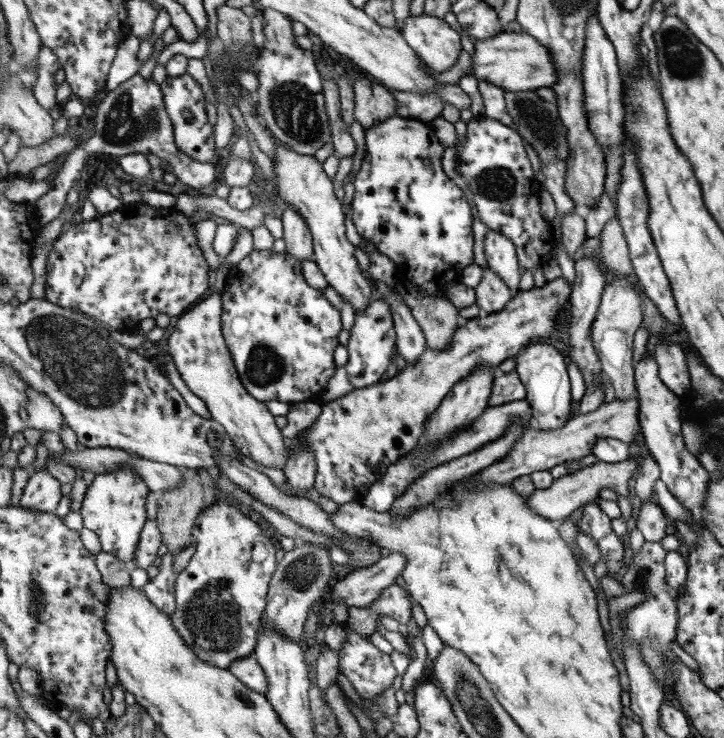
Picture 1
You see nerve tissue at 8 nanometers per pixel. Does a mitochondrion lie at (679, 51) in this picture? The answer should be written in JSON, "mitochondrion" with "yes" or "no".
{"mitochondrion":"yes"}

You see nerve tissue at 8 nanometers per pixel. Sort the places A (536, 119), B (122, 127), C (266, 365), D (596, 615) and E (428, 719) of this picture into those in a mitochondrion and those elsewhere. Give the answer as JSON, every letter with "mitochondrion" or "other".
{"A":"mitochondrion","B":"mitochondrion","C":"mitochondrion","D":"other","E":"other"}

